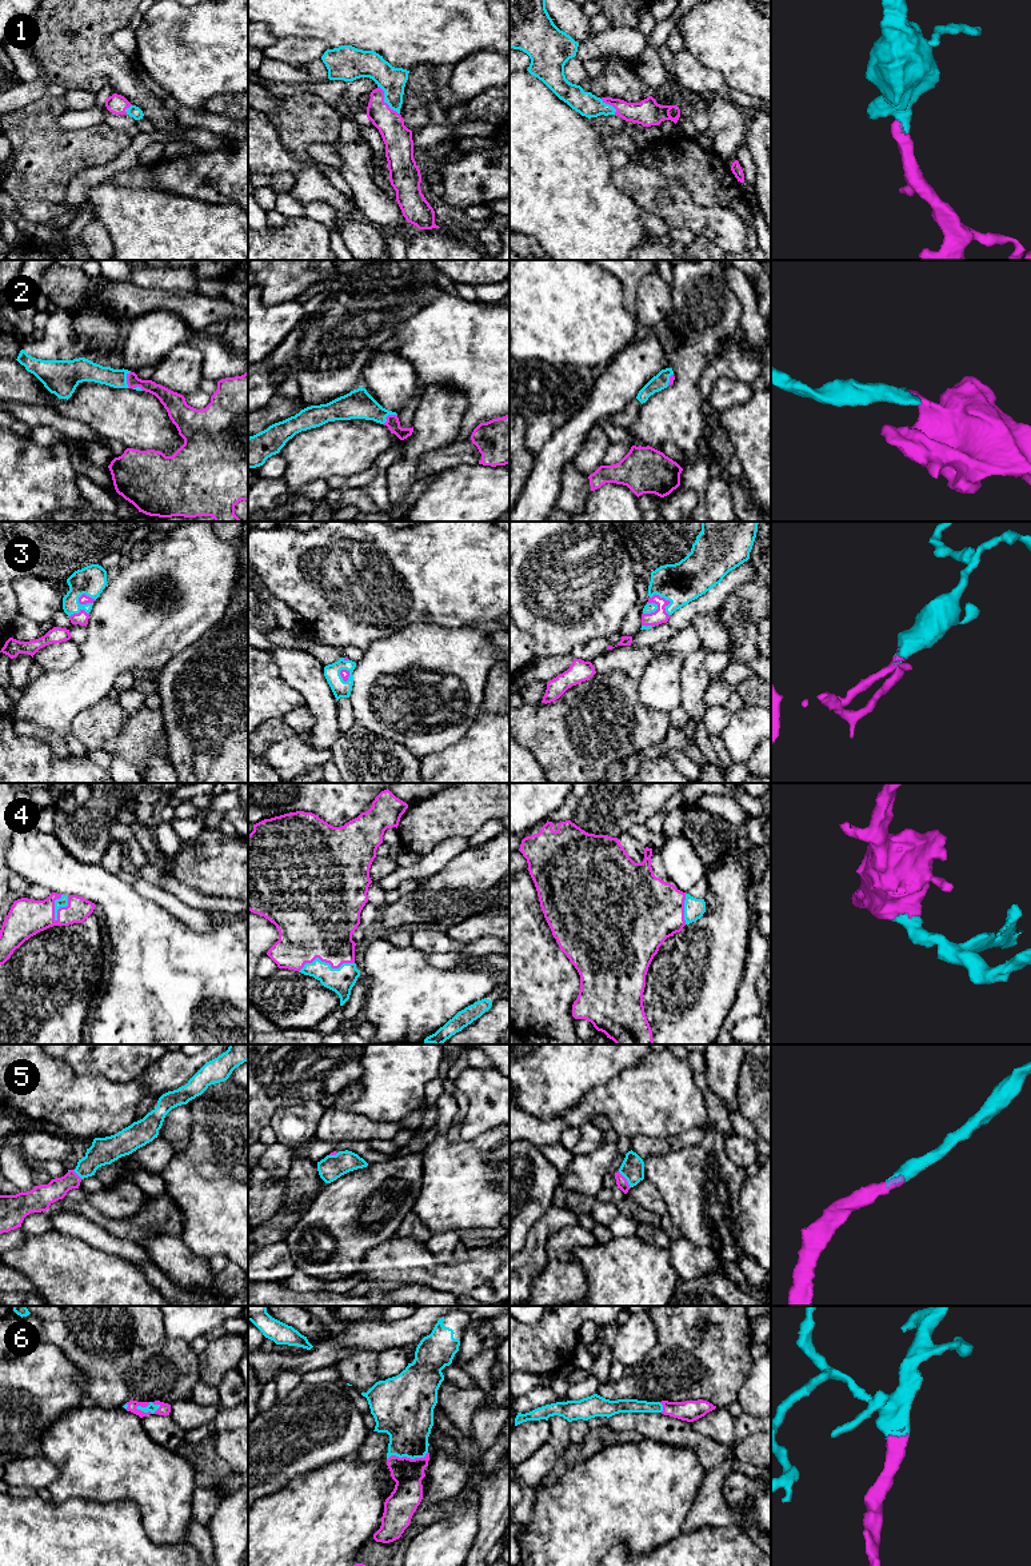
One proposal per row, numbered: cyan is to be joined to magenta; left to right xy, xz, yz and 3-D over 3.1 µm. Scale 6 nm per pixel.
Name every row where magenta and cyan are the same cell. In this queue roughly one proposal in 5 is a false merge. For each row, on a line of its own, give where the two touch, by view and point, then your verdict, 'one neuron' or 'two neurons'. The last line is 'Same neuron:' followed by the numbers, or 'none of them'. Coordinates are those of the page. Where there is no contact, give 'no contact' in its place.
1: contact xz (383, 102); one neuron
2: contact xy (127, 379); one neuron
3: contact yz (667, 600); one neuron
4: contact xy (62, 907); one neuron
5: contact yz (626, 1179); one neuron
6: contact xy (147, 1405); one neuron
Same neuron: 1, 2, 3, 4, 5, 6

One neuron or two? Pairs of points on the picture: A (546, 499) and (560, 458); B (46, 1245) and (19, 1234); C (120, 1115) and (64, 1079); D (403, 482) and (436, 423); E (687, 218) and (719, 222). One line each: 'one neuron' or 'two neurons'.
A: one neuron
B: two neurons
C: one neuron
D: one neuron
E: one neuron

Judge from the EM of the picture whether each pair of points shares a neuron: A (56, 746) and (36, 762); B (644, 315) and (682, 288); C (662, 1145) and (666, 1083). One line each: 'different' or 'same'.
A: different
B: different
C: different

